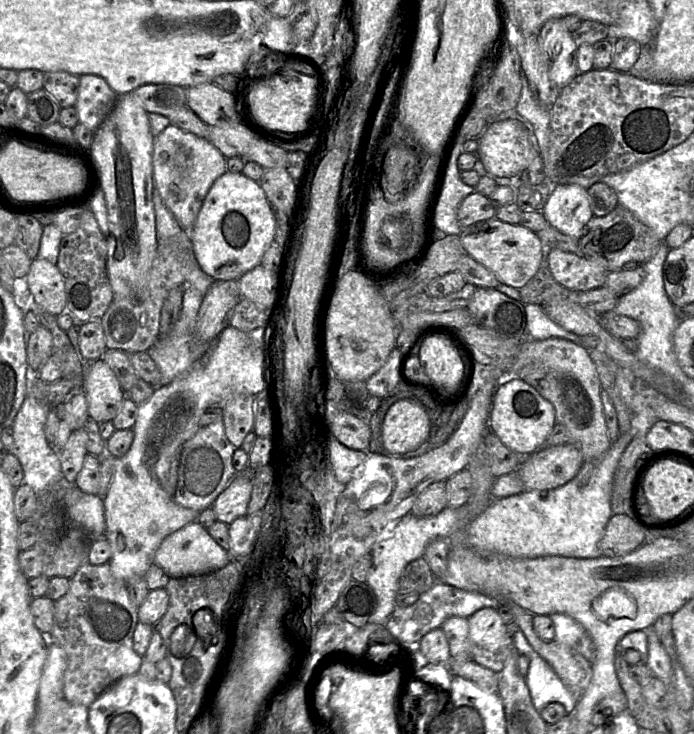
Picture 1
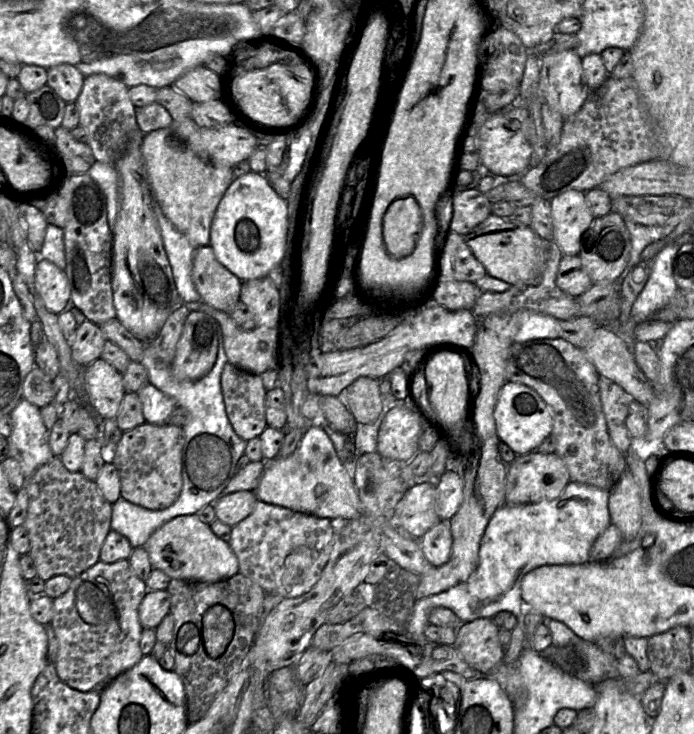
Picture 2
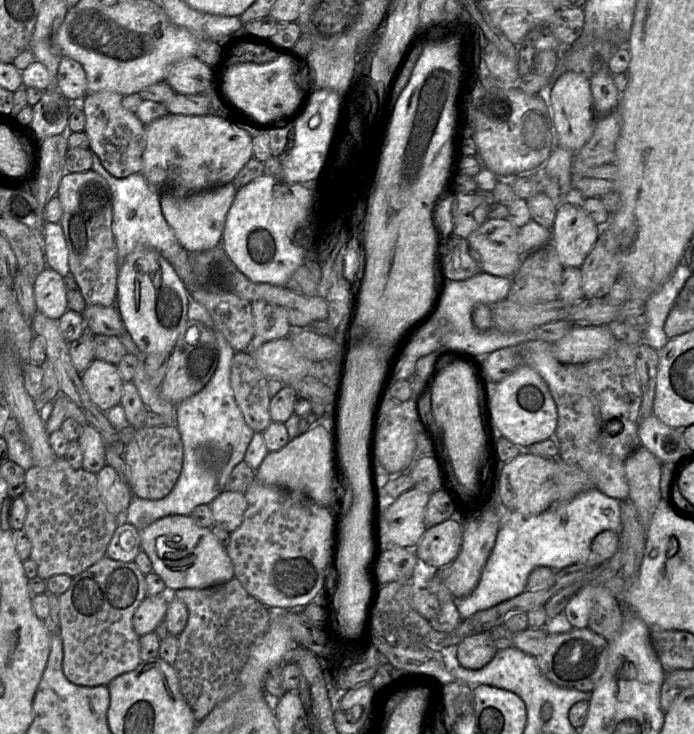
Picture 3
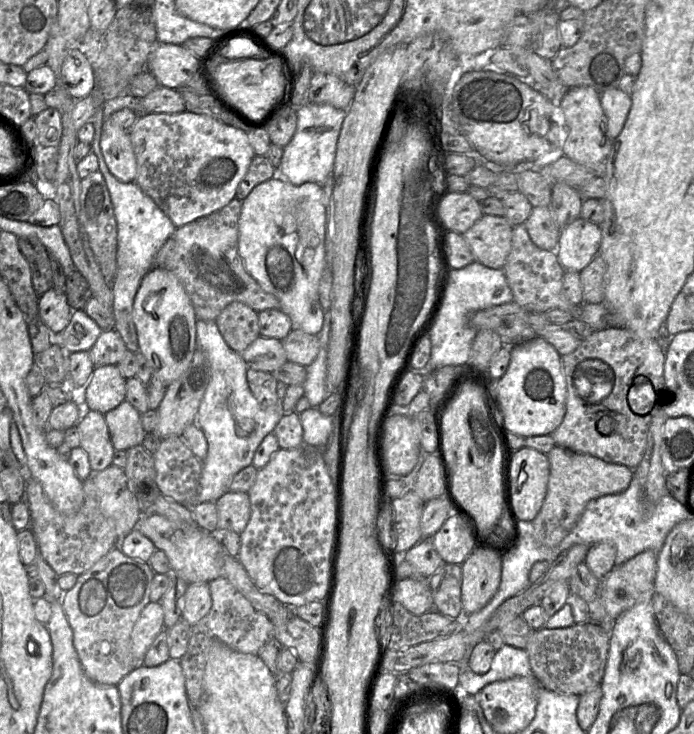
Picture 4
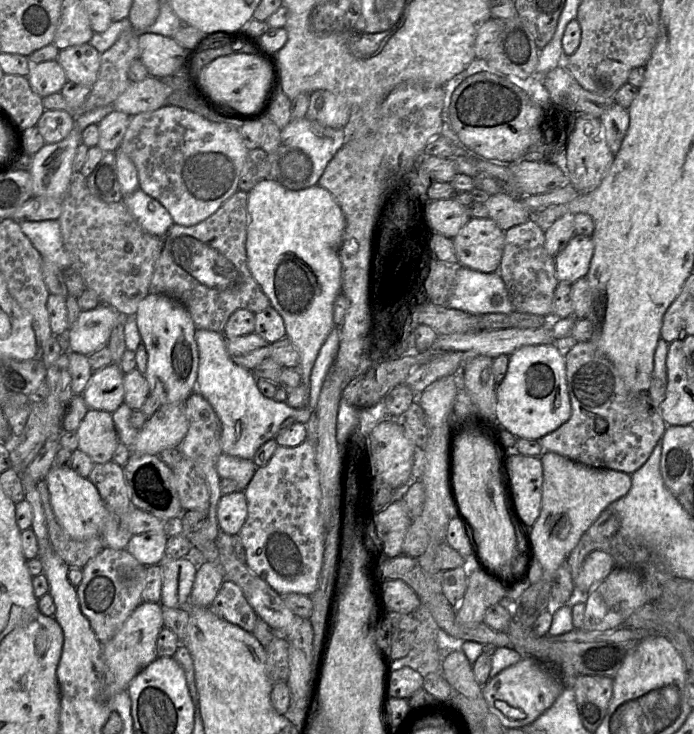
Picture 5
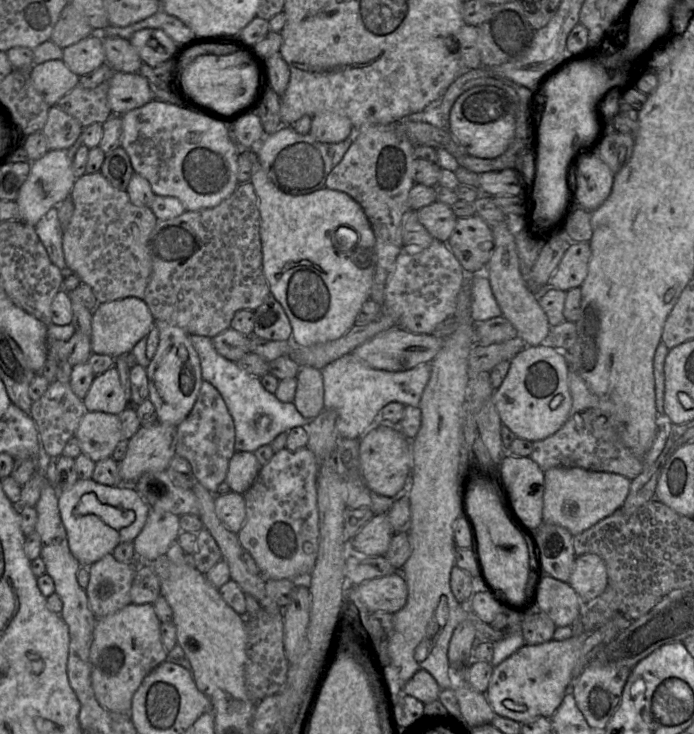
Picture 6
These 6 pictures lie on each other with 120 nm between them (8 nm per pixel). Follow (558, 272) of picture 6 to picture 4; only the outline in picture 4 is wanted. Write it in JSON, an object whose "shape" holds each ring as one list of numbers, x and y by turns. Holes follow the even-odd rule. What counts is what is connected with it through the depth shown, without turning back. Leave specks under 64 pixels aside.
{"shape":[[581,217,560,230,557,258,565,271,580,273,599,253,601,231]]}

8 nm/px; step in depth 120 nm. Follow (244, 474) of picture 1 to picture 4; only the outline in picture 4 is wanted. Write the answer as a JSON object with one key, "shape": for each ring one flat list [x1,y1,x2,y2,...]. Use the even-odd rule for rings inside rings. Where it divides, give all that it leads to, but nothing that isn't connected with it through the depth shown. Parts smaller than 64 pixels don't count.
{"shape":[[226,491,215,502,218,515,218,528,241,534,250,519,250,501,248,493]]}

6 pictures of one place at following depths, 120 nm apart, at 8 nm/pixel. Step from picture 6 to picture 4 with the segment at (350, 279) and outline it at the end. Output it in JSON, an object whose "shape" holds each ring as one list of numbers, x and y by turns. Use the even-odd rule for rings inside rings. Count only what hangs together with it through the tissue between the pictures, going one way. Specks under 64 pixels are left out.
{"shape":[[274,176,269,180,255,186,249,195,242,200,241,214,238,223,238,251,246,271,257,281,261,288,274,295,280,302,281,310,286,313,292,321,293,327,308,334,317,335,323,326,324,310,319,301,318,287,323,271,327,267,325,234,326,234,326,207,323,204,323,187,314,182,305,182,301,185,293,185,285,178]]}

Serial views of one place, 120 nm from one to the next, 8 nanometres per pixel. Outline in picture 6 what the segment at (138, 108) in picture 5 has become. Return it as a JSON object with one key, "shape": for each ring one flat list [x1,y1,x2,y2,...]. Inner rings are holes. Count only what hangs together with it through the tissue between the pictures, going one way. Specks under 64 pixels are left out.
{"shape":[[112,73,109,80,108,103,113,114,121,116,153,99,149,82,139,73]]}

